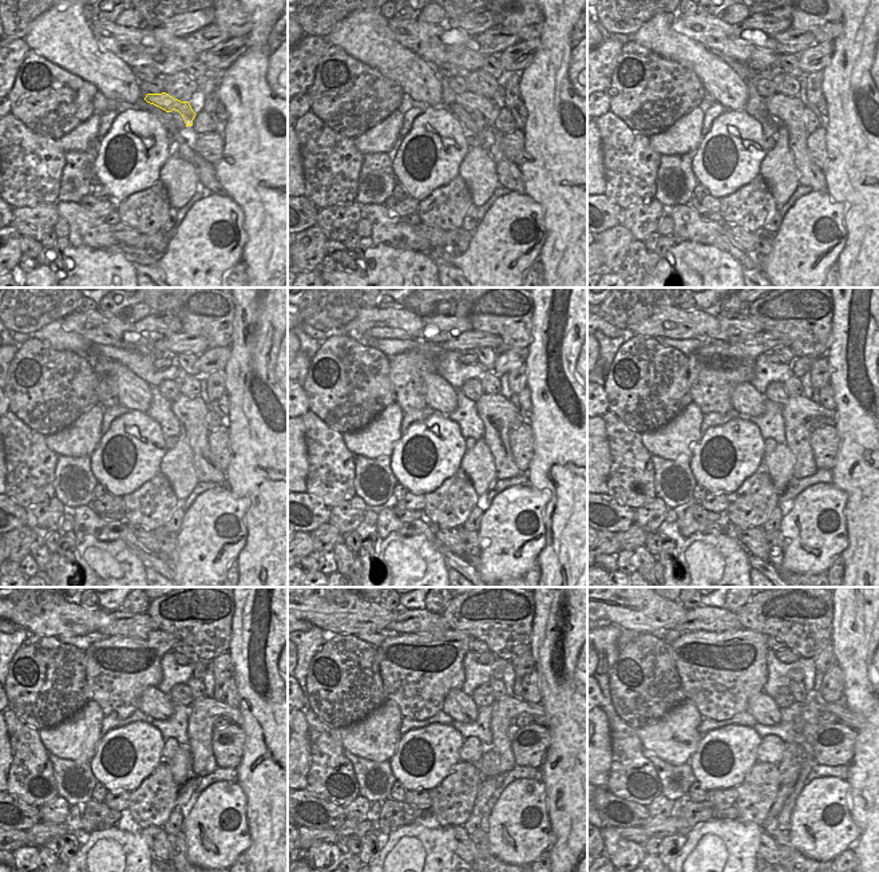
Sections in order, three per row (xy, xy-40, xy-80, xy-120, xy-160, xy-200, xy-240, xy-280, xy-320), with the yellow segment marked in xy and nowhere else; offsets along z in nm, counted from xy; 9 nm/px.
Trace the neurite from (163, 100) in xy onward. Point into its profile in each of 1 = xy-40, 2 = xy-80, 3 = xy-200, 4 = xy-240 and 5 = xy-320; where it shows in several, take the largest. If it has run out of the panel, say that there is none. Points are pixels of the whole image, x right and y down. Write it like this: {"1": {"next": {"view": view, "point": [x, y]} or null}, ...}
{"1": {"next": {"view": "xy-40", "point": [470, 102]}}, "2": {"next": {"view": "xy-80", "point": [779, 106]}}, "3": {"next": {"view": "xy-200", "point": [810, 409]}}, "4": {"next": {"view": "xy-240", "point": [210, 708]}}, "5": {"next": {"view": "xy-320", "point": [844, 716]}}}

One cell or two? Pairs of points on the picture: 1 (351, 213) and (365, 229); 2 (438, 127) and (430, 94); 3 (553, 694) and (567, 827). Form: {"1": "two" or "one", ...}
{"1": "two", "2": "two", "3": "one"}

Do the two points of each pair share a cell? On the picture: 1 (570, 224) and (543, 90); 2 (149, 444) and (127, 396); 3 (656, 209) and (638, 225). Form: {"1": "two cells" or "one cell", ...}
{"1": "one cell", "2": "two cells", "3": "one cell"}

